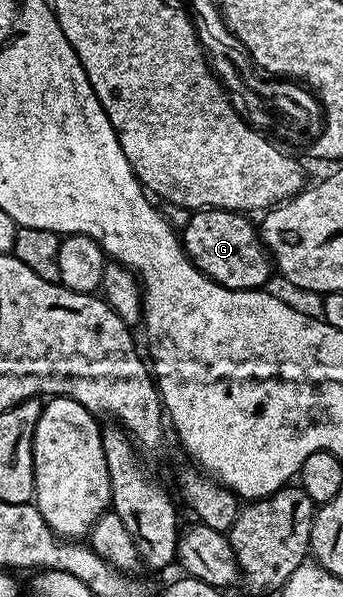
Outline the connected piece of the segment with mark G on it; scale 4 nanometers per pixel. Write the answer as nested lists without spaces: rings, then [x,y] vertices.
[[[200,209],[198,211],[192,212],[191,218],[188,221],[188,225],[181,229],[181,240],[183,243],[183,249],[187,253],[187,257],[191,262],[196,265],[203,274],[206,275],[209,279],[213,279],[217,284],[224,285],[230,289],[257,289],[262,290],[263,285],[267,280],[270,279],[271,275],[273,276],[273,262],[271,257],[267,252],[266,246],[263,245],[263,241],[260,237],[260,230],[257,228],[256,222],[252,220],[250,216],[234,213],[228,209]]]

